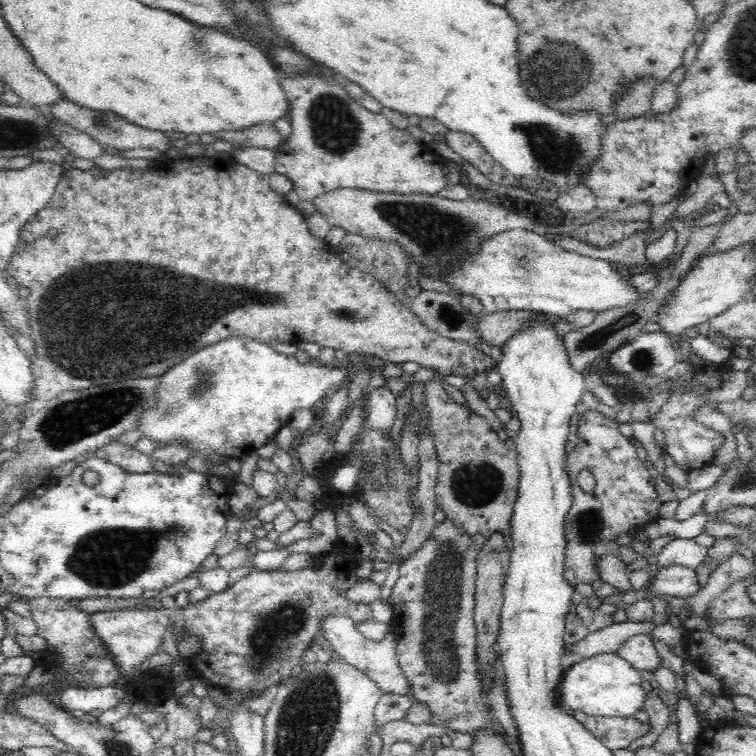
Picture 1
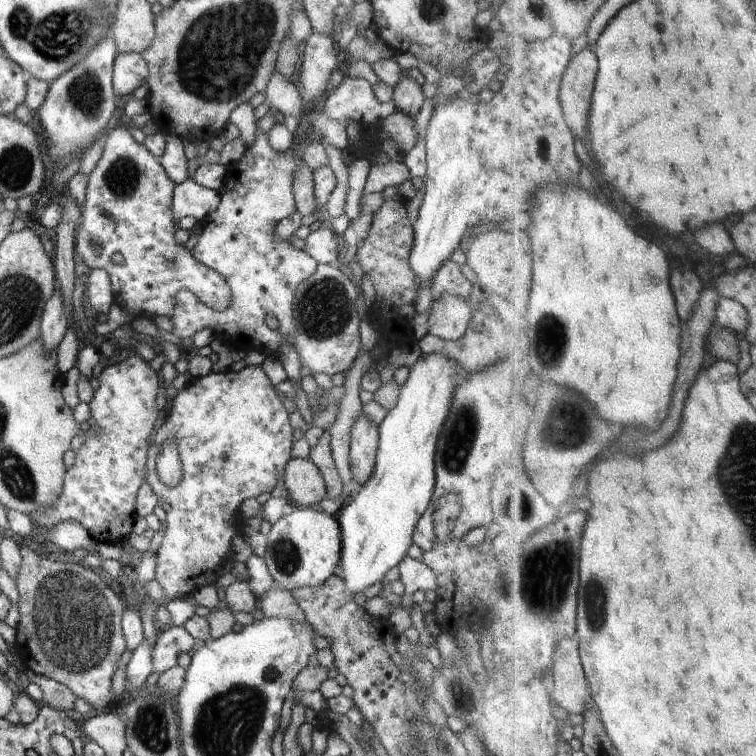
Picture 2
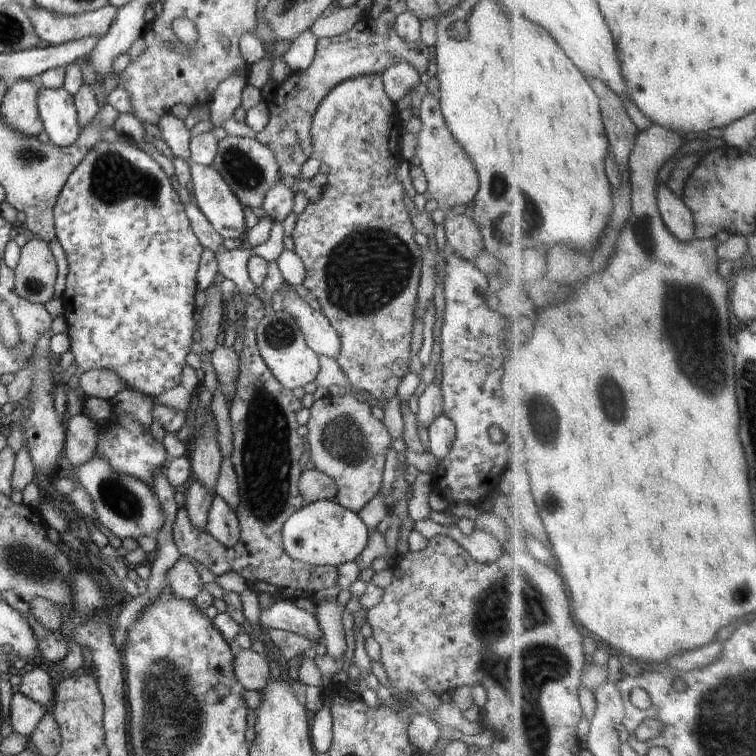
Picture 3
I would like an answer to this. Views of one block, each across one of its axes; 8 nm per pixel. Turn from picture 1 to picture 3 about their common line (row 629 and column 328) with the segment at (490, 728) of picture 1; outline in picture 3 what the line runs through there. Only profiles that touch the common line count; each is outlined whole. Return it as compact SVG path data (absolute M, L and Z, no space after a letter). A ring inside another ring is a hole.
M328 393L315 400L307 423L310 460L315 468L327 474L337 486L334 500L352 512L360 512L382 486L382 473L392 438L383 420L372 415L371 407L352 395Z

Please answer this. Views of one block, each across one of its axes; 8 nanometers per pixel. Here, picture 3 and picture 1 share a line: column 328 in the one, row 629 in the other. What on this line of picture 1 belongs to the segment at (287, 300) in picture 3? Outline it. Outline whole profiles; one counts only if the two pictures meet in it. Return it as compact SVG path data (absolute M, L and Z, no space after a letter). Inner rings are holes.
M326 616L322 620L320 629L322 629L322 636L328 649L339 654L348 665L364 672L366 676L370 677L380 687L382 693L405 696L412 689L408 678L400 667L398 659L396 659L395 648L397 646L397 639L393 631L388 630L381 641L371 640L371 638L364 637L356 629L354 621L347 616Z

